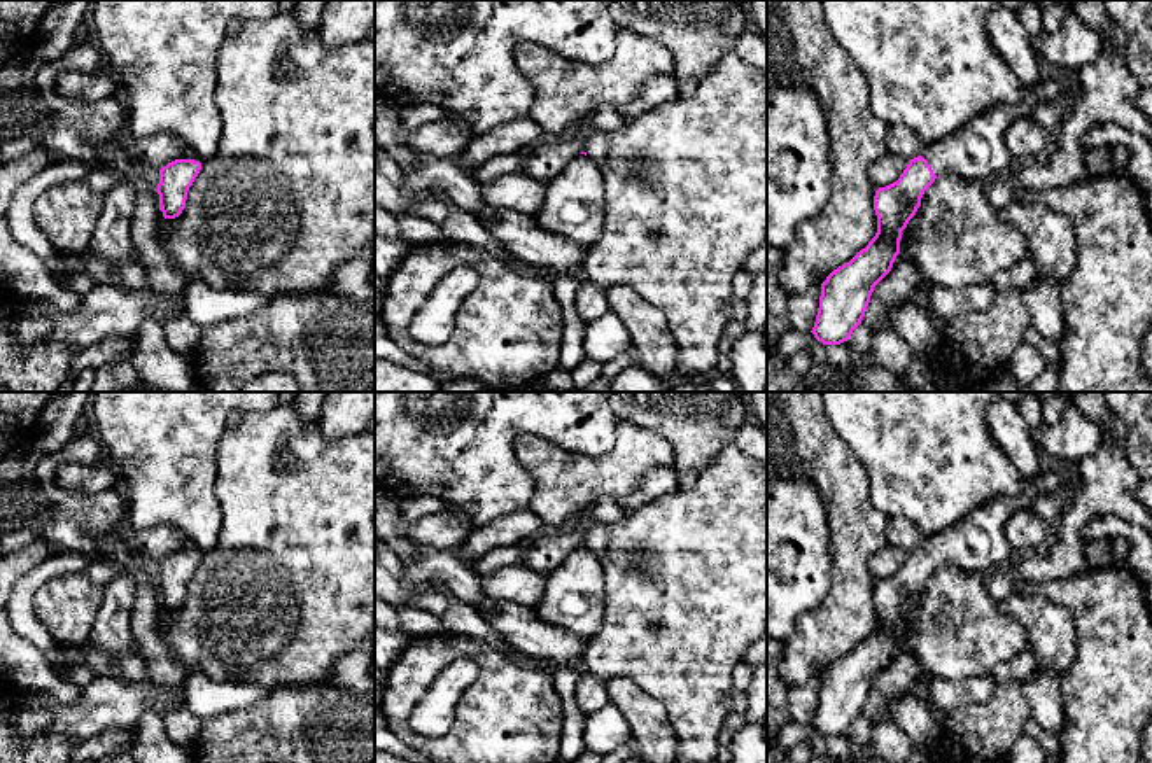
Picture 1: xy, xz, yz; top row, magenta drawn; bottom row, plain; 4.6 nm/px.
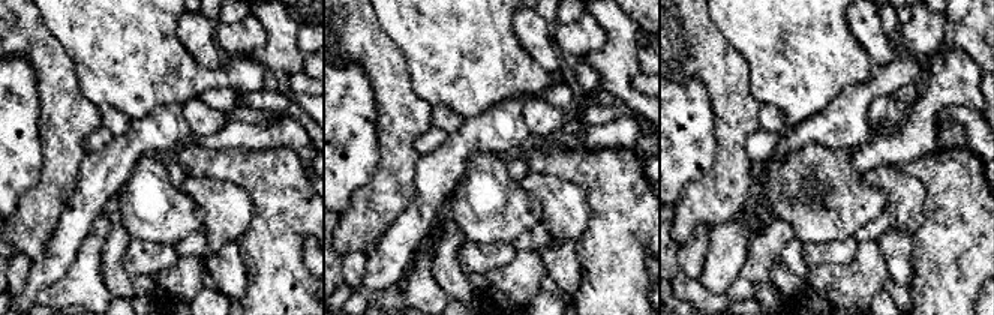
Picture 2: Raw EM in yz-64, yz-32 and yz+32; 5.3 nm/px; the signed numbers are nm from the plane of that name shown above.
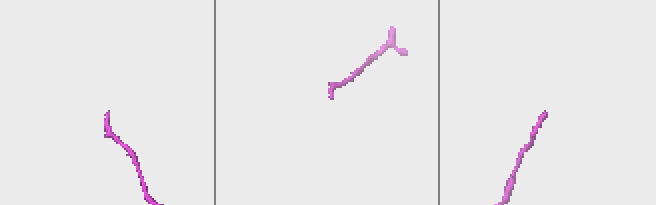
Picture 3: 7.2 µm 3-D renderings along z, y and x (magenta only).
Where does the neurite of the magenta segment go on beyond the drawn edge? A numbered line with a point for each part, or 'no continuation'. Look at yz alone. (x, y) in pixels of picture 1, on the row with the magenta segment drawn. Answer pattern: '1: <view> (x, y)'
1: yz (977, 151)

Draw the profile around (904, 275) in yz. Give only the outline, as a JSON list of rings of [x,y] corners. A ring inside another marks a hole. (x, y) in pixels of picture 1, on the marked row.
[[[898,254],[891,271],[874,287],[865,317],[847,340],[854,354],[867,354],[872,332],[877,327],[891,327],[893,312],[917,284],[917,264],[903,254]]]

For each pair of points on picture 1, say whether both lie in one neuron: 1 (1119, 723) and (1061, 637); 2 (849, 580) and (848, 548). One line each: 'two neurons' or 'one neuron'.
1: two neurons
2: one neuron

